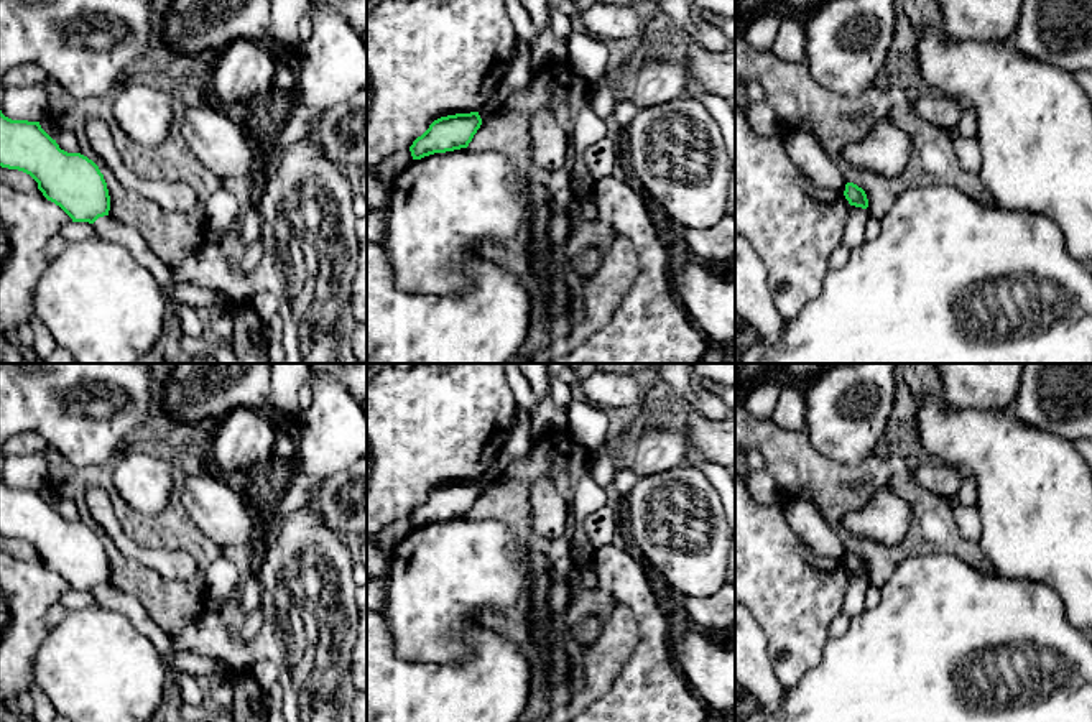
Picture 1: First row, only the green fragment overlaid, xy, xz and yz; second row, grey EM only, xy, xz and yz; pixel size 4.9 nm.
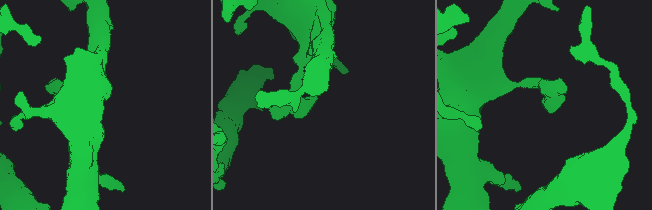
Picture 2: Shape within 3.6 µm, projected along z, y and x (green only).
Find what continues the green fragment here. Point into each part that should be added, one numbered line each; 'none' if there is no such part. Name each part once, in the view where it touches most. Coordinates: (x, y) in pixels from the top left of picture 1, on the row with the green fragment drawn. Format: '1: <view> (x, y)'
none

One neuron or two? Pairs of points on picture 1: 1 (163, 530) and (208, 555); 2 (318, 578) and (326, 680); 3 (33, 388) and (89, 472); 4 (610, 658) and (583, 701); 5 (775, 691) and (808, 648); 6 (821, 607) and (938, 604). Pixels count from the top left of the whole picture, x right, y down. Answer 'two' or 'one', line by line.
1: one
2: one
3: two
4: one
5: two
6: two

